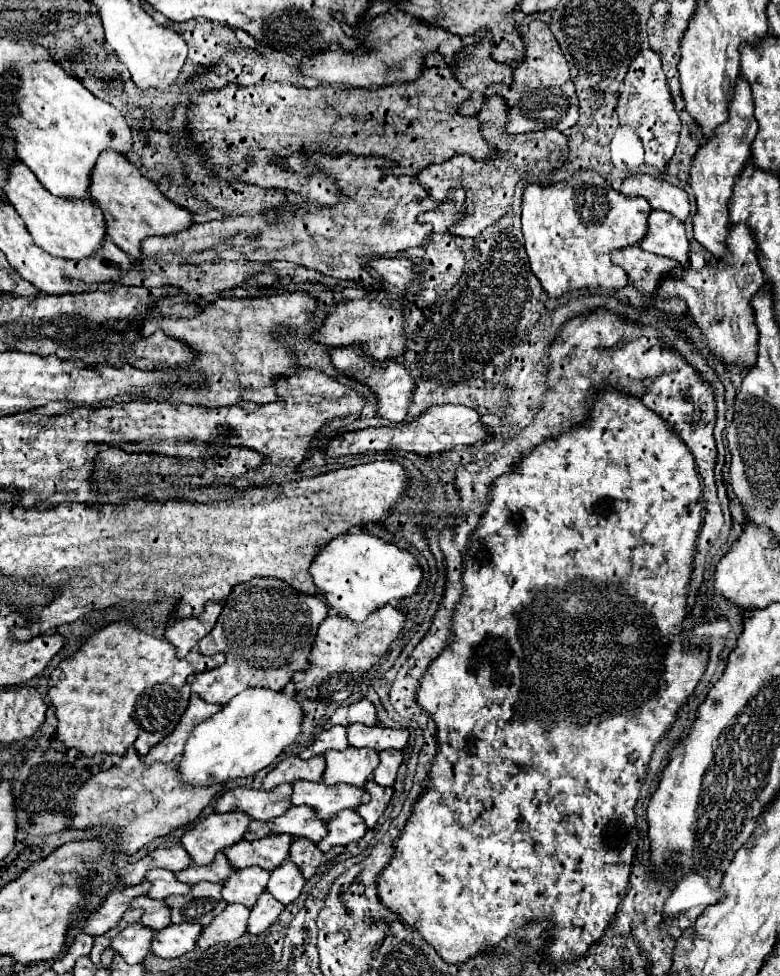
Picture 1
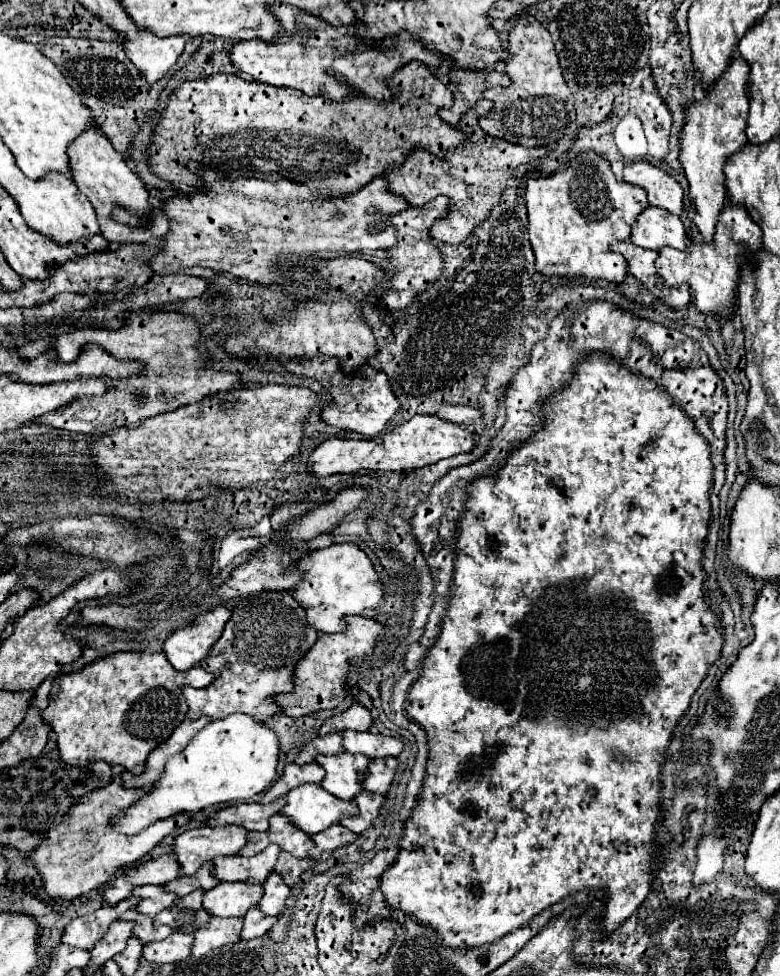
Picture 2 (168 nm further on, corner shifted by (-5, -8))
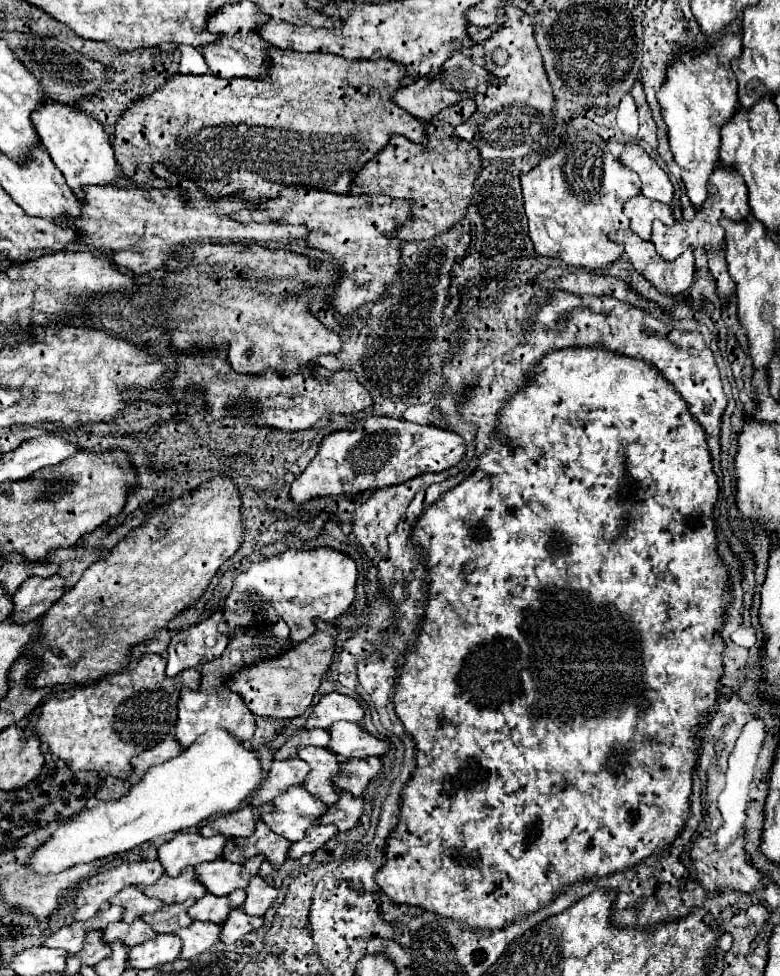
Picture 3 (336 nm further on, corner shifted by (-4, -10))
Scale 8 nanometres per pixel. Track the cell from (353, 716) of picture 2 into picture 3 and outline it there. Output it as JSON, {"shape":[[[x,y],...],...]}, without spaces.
{"shape":[[[330,692],[330,694],[322,696],[320,702],[312,708],[312,712],[306,720],[306,728],[308,730],[330,728],[338,720],[348,720],[348,722],[360,724],[364,720],[364,710],[354,698],[338,694],[338,692]]]}

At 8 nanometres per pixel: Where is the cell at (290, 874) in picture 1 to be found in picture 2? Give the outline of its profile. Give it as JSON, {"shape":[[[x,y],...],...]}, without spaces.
{"shape":[[[271,872],[269,878],[263,882],[263,890],[265,890],[263,892],[263,898],[257,904],[259,910],[265,912],[265,914],[269,914],[269,916],[277,916],[283,910],[285,898],[289,896],[291,888],[283,882],[283,878],[279,874]]]}

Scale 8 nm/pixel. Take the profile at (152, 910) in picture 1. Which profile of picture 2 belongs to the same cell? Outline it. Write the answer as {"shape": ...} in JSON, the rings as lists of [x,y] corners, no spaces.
{"shape":[[[127,910],[119,918],[135,922],[133,936],[139,938],[141,944],[147,944],[147,942],[153,942],[153,940],[163,940],[171,934],[169,926],[153,926],[153,918],[145,916],[145,914],[137,914],[137,910]]]}

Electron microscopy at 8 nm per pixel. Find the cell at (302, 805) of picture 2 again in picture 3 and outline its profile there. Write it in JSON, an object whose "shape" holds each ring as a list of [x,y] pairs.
{"shape":[[[294,786],[274,800],[274,810],[264,814],[262,820],[272,832],[288,838],[290,842],[298,842],[326,810],[328,804],[316,800],[310,792],[304,792],[304,786]]]}

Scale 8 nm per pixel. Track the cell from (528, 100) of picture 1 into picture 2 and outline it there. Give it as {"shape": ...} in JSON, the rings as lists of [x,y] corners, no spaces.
{"shape":[[[523,14],[517,20],[515,28],[509,32],[505,74],[511,78],[511,86],[489,88],[483,94],[495,106],[489,114],[479,118],[481,130],[493,138],[503,138],[511,144],[521,144],[525,148],[551,146],[559,138],[563,138],[565,128],[575,118],[575,108],[571,102],[573,96],[561,76],[549,32],[529,14]]]}

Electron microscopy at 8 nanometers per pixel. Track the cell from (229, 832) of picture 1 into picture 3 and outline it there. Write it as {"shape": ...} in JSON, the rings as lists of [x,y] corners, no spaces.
{"shape":[[[182,832],[158,848],[158,860],[164,864],[168,876],[180,876],[186,866],[218,860],[224,852],[226,840],[228,838],[220,834],[204,838],[202,834]]]}

